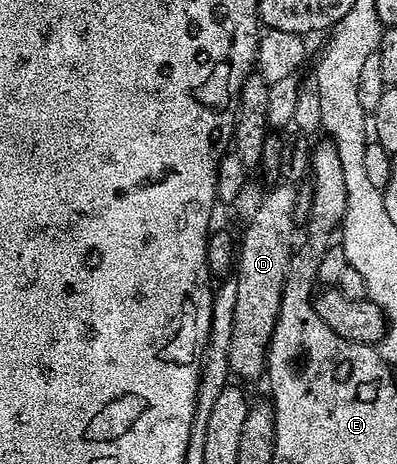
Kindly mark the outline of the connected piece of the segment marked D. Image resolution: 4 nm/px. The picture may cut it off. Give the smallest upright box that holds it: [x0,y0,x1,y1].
[228,182,298,381]

